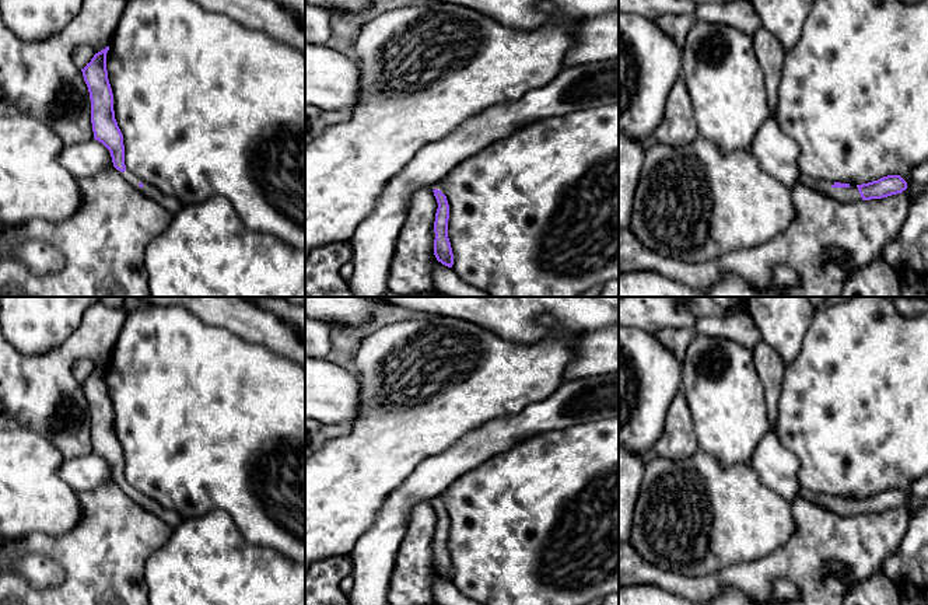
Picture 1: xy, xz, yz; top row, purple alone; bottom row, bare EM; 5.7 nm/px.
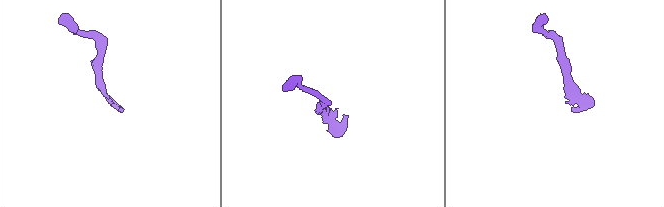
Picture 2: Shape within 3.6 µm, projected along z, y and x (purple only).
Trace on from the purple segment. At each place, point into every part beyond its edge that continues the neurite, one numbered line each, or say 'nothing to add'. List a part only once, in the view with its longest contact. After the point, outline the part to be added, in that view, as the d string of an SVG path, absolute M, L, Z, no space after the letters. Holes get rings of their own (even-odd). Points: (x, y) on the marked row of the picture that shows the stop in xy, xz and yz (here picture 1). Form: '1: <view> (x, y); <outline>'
1: yz (844, 195); M803 175L799 176L798 183L805 183L840 203L855 203L862 200L857 185L834 188L834 182L831 181L812 179Z

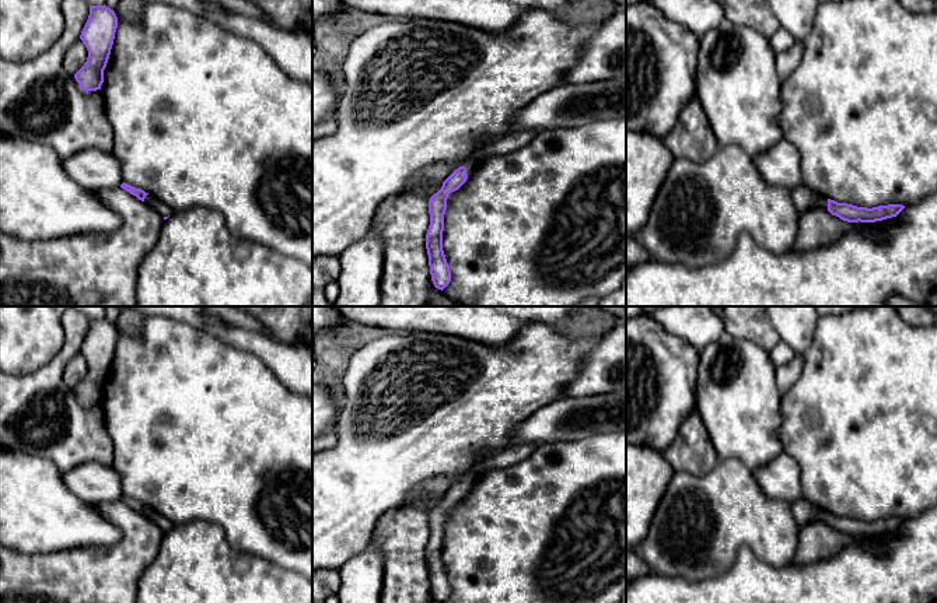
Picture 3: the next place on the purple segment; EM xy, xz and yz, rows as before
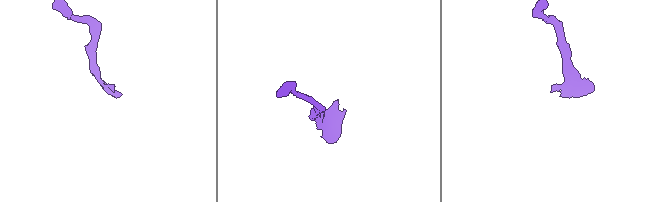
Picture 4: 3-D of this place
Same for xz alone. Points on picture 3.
1: xz (509, 143); M524 130L499 137L462 164L462 166L466 168L468 178L485 161L515 152L517 150L527 147L538 134L539 132L535 130Z

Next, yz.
1: yz (804, 199); M803 185L791 189L791 199L800 214L812 208L828 210L828 197L821 196Z

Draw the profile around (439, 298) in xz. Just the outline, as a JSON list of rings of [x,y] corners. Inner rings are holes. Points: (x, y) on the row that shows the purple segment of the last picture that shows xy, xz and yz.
[[[437,290],[433,294],[429,305],[430,306],[466,306],[466,305],[462,305],[462,304],[459,304],[457,301],[452,301],[441,290]]]

